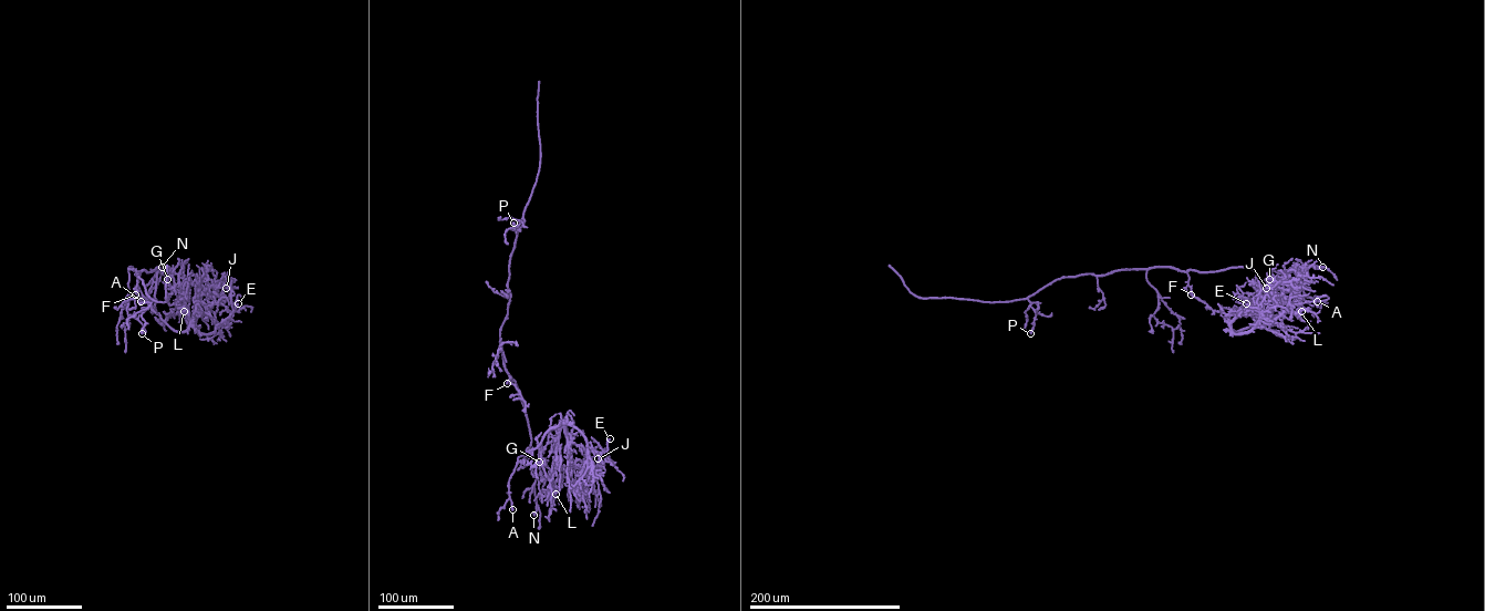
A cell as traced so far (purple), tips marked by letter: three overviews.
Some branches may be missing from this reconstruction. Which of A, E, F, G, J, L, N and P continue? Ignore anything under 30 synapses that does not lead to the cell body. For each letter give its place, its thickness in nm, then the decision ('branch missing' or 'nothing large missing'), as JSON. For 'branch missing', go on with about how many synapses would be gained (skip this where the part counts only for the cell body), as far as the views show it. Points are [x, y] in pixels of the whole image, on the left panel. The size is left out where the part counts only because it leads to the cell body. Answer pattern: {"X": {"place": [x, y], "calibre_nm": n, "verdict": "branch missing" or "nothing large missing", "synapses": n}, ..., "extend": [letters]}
{"A": {"place": [141, 301], "calibre_nm": 600, "verdict": "nothing large missing"}, "E": {"place": [238, 303], "calibre_nm": 400, "verdict": "branch missing"}, "F": {"place": [135, 294], "calibre_nm": 750, "verdict": "nothing large missing"}, "G": {"place": [167, 279], "calibre_nm": 550, "verdict": "nothing large missing"}, "J": {"place": [226, 288], "calibre_nm": 240, "verdict": "nothing large missing"}, "L": {"place": [184, 311], "calibre_nm": 440, "verdict": "nothing large missing"}, "N": {"place": [162, 267], "calibre_nm": 600, "verdict": "nothing large missing"}, "P": {"place": [142, 333], "calibre_nm": 600, "verdict": "nothing large missing"}, "extend": ["E"]}

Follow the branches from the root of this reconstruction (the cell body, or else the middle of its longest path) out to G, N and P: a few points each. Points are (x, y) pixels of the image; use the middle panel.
G: (509, 373), (527, 421), (527, 451), (550, 480), (553, 461), (550, 476), (541, 482), (539, 462)
N: (509, 373), (518, 390), (530, 433), (531, 445), (520, 466), (530, 464), (536, 478), (533, 515)
P: (509, 373), (500, 329), (509, 300), (510, 255), (525, 219), (519, 230), (512, 228), (513, 223)

